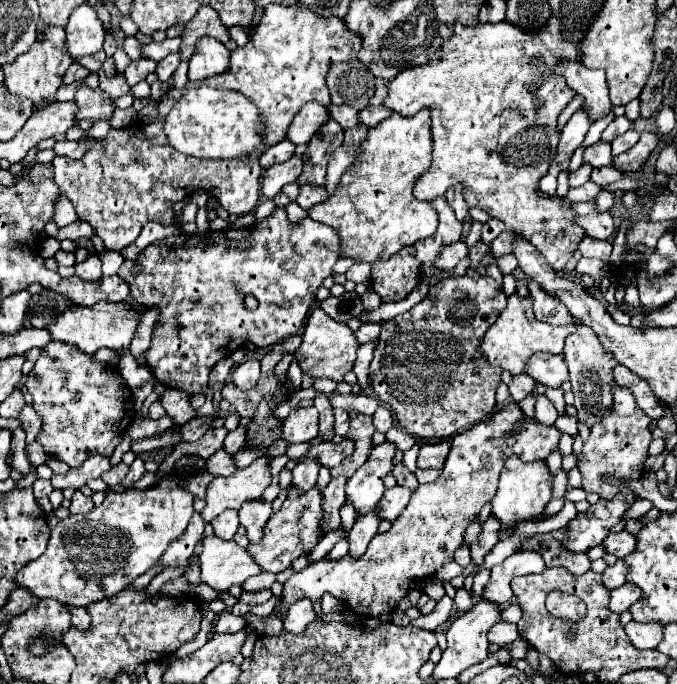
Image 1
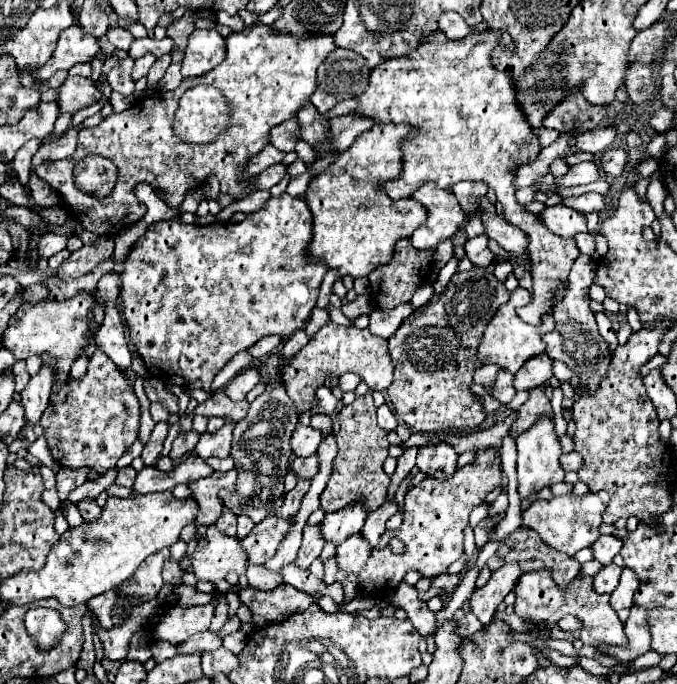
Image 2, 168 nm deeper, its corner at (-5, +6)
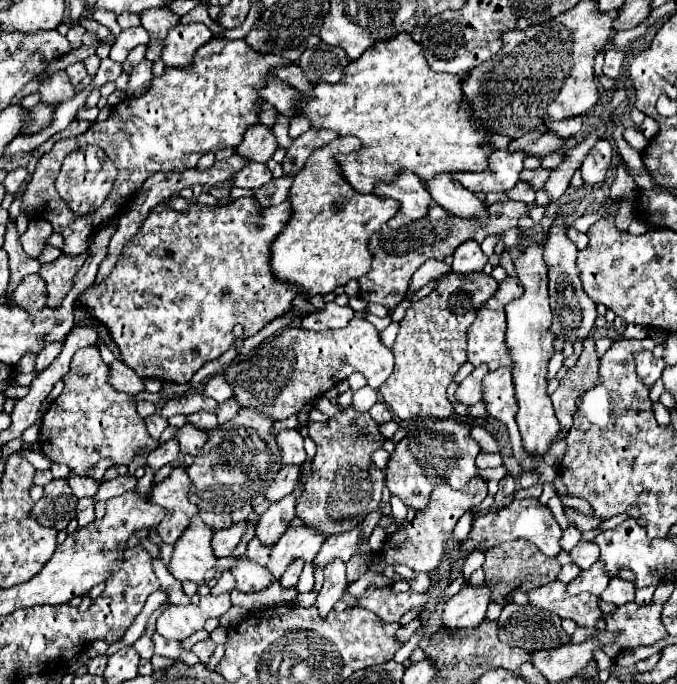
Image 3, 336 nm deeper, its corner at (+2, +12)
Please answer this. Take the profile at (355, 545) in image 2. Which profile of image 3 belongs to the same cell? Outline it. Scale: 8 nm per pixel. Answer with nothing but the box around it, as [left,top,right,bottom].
[315,560,347,618]

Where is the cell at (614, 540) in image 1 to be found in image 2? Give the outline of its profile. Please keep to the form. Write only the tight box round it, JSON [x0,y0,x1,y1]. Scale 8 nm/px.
[592,534,622,564]

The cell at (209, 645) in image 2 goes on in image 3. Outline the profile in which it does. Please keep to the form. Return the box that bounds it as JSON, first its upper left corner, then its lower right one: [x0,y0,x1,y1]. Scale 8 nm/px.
[153,632,199,664]

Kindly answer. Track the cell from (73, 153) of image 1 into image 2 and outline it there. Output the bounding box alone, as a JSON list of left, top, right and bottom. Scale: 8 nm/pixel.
[32,128,78,166]

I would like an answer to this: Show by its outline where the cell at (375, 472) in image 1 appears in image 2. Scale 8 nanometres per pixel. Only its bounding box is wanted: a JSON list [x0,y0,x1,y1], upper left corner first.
[322,502,368,544]

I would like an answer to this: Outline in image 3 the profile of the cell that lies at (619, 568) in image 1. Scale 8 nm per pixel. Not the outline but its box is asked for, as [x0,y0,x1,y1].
[567,562,609,596]

